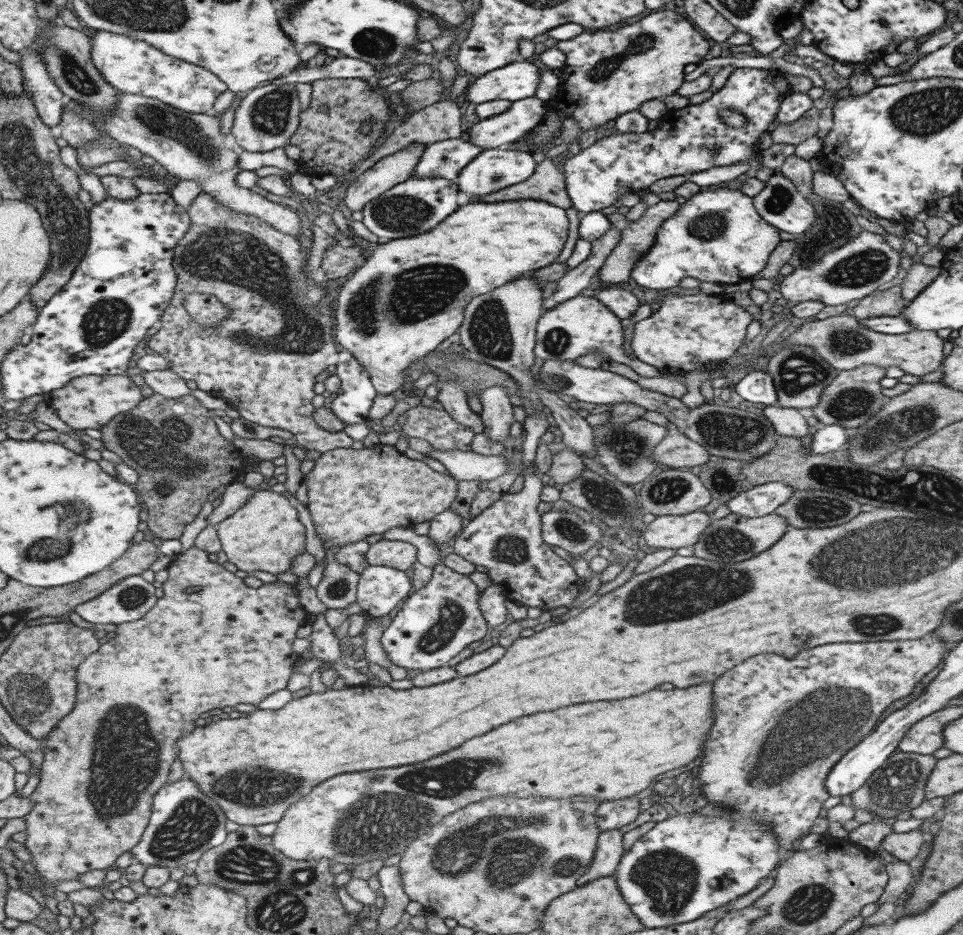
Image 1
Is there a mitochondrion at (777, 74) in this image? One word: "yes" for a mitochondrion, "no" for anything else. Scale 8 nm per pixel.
no

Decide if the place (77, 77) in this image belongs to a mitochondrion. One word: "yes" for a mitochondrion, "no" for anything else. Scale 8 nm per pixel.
yes

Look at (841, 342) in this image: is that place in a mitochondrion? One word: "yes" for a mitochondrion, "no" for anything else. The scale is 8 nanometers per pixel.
yes

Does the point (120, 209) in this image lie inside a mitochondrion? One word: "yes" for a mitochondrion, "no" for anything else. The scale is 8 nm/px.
no

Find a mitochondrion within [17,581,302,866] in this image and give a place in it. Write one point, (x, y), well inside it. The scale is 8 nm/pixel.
(126, 756)

